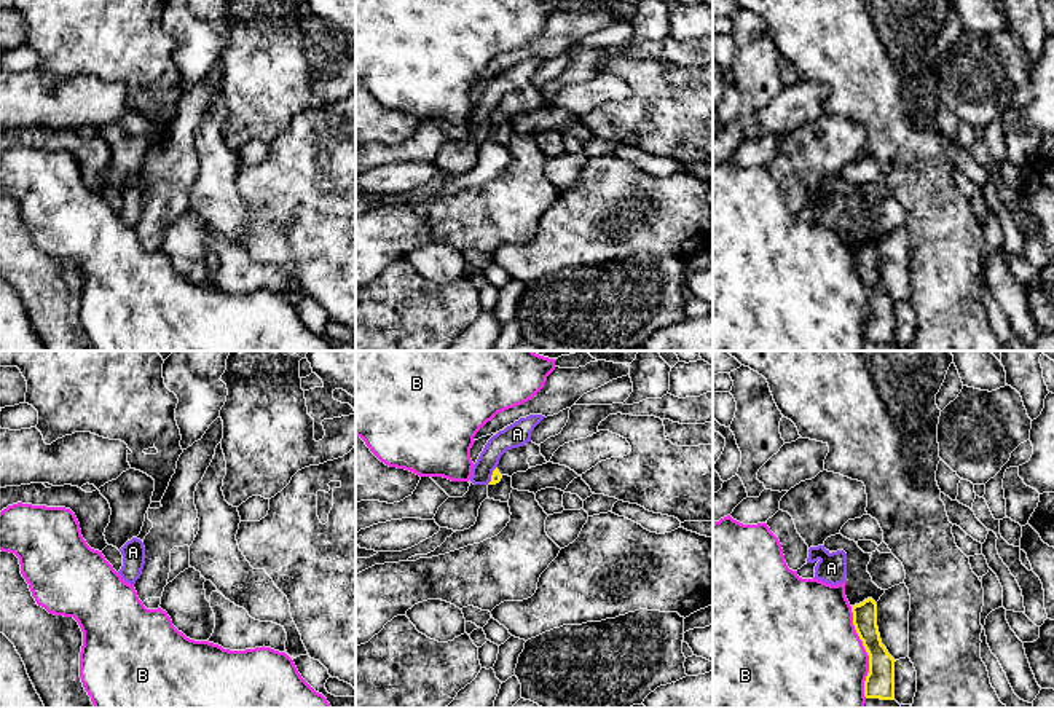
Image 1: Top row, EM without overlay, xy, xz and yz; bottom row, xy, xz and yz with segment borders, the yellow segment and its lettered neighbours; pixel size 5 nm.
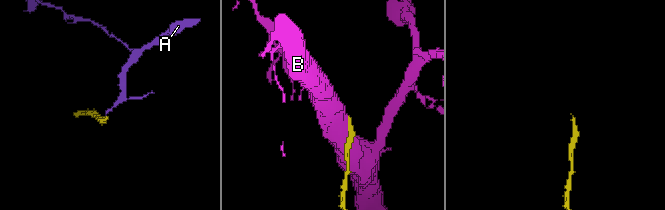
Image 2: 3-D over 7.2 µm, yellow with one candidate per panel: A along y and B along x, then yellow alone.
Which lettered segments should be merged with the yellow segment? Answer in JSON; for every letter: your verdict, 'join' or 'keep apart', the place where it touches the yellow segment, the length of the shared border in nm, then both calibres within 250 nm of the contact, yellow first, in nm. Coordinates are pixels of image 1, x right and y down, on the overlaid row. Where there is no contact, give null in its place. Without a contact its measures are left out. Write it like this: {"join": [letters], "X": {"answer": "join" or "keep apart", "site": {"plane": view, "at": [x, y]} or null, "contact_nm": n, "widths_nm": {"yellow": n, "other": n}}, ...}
{"join": [], "A": {"answer": "keep apart", "site": {"plane": "xz", "at": [491, 475]}, "contact_nm": 110, "widths_nm": {"yellow": 50, "other": 120}}, "B": {"answer": "keep apart", "site": {"plane": "yz", "at": [866, 651]}, "contact_nm": 480, "widths_nm": {"yellow": 150, "other": 480}}}

